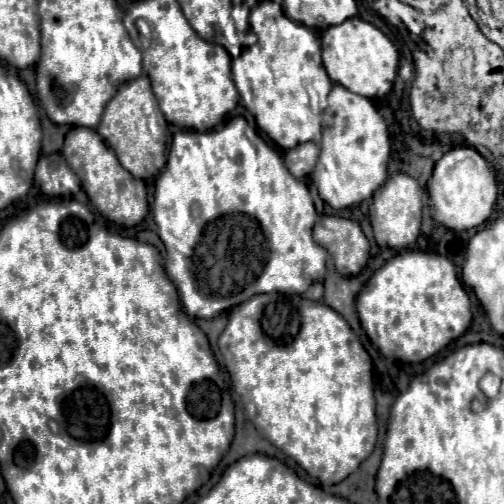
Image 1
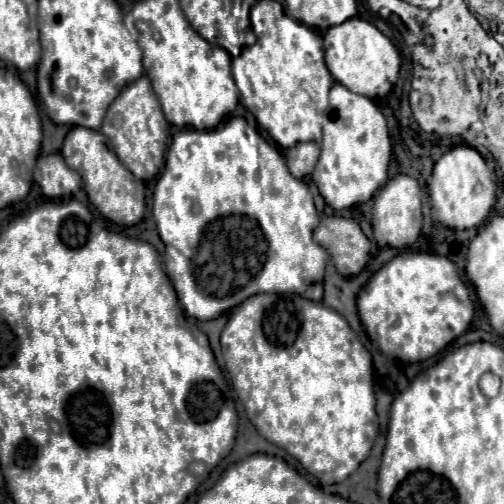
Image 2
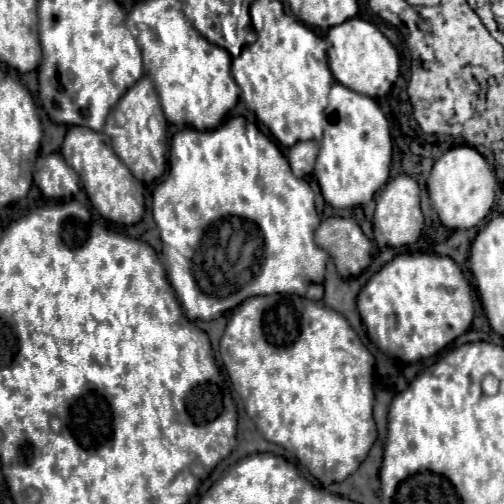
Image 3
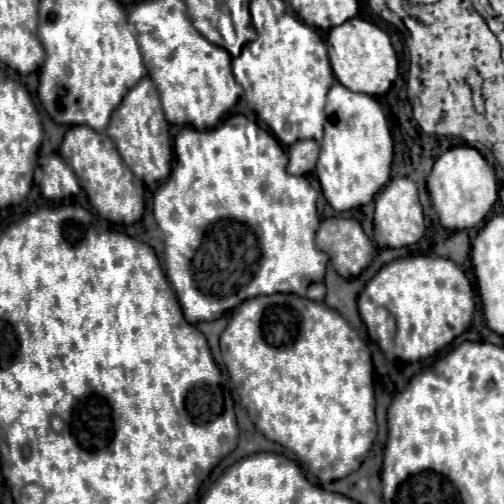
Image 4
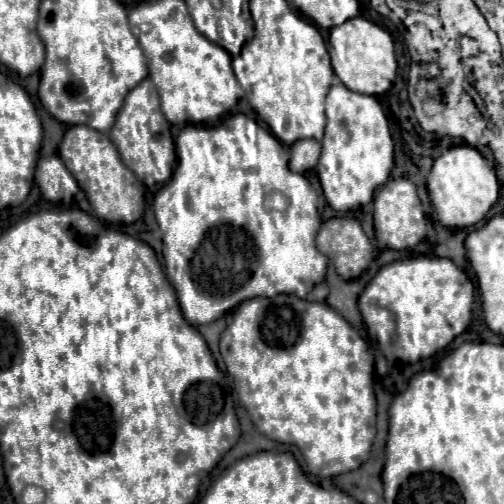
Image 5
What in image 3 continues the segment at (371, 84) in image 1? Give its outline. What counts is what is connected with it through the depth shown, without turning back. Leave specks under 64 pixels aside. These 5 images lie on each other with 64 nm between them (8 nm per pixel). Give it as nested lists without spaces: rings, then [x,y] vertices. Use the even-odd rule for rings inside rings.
[[[350,18],[334,26],[326,36],[326,44],[328,44],[328,64],[334,78],[358,94],[366,94],[372,98],[384,96],[398,78],[400,60],[397,49],[374,24],[362,18]]]

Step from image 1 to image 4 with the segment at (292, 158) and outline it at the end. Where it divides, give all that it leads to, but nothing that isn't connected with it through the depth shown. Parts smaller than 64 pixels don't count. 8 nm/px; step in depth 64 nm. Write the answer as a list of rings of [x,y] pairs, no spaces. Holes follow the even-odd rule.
[[[298,140],[296,144],[290,146],[288,154],[290,154],[288,172],[300,176],[314,170],[318,154],[320,154],[320,146],[316,140]]]

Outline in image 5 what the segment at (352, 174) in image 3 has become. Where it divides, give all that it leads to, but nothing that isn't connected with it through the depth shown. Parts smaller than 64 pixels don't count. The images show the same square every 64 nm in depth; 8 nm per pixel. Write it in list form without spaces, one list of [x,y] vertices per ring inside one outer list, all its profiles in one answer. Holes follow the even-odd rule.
[[[337,77],[336,84],[332,85],[328,96],[324,98],[324,115],[328,116],[328,124],[326,124],[326,132],[322,140],[322,156],[318,160],[316,170],[318,170],[318,178],[322,184],[326,202],[336,212],[346,212],[350,208],[362,207],[372,200],[374,190],[390,178],[390,170],[394,164],[394,142],[390,136],[386,114],[374,96],[348,90]]]

